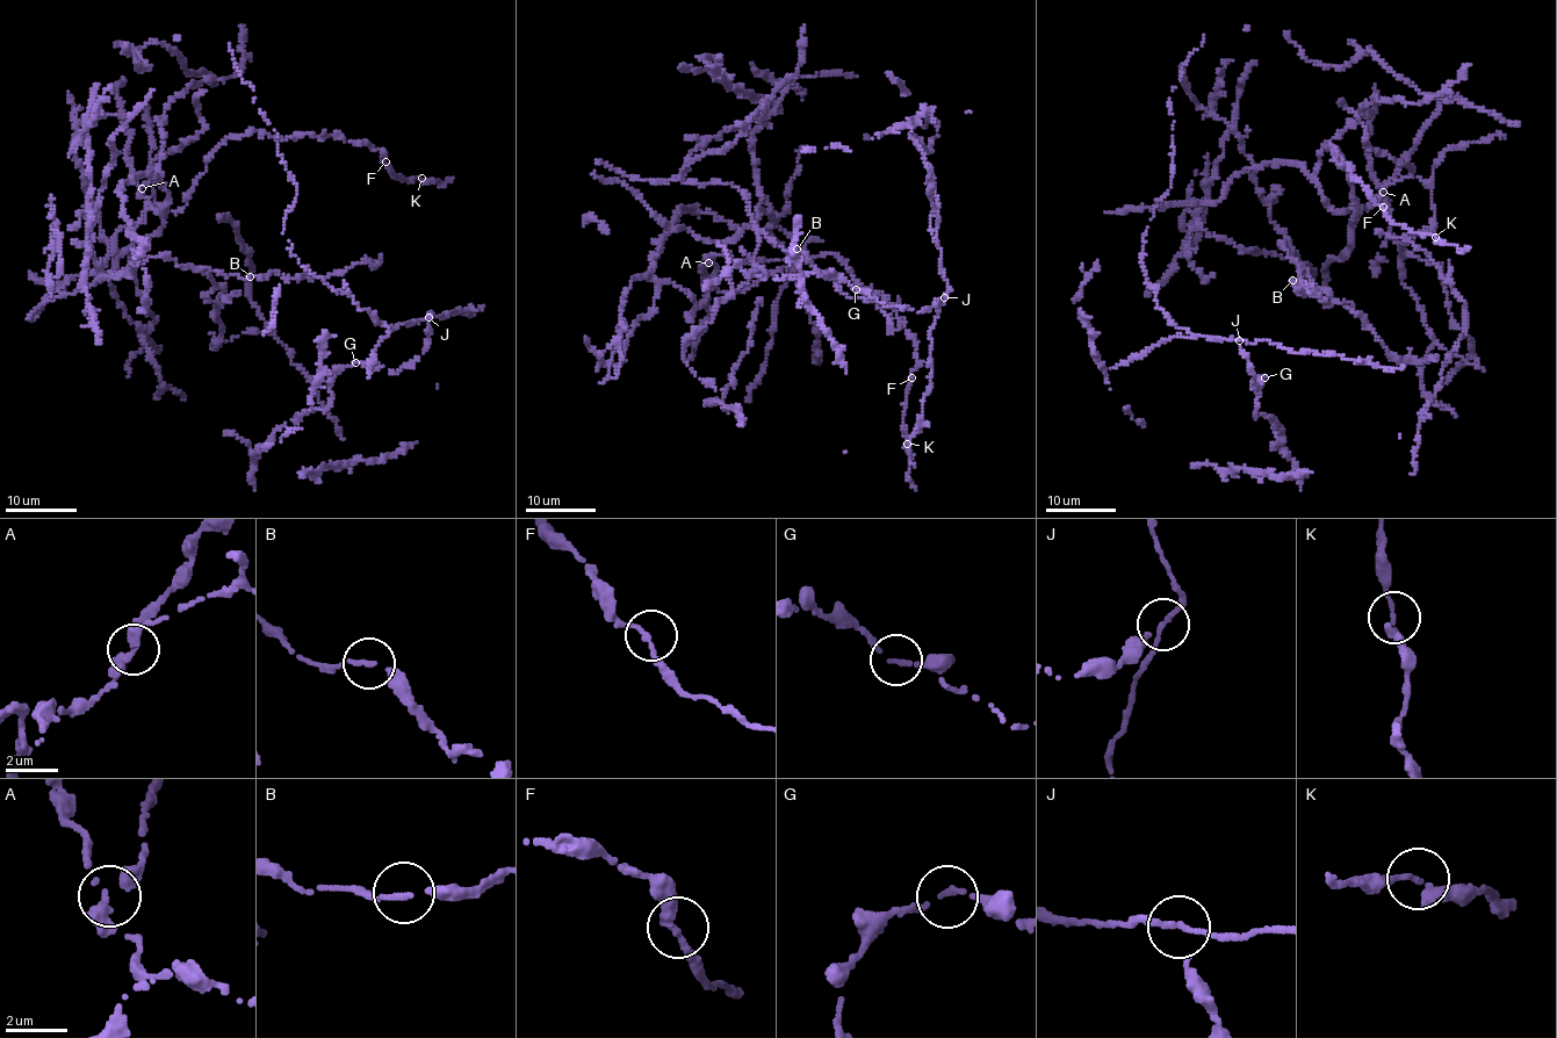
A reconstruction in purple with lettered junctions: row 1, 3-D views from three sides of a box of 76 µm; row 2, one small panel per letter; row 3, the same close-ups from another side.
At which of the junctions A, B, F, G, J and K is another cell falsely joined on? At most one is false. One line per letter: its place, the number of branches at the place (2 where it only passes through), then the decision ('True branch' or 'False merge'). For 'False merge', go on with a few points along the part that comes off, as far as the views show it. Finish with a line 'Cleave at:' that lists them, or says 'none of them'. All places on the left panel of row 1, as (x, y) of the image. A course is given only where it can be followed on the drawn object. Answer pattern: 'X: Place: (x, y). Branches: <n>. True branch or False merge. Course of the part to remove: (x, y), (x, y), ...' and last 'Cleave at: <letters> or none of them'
A: Place: (142, 188). Branches: 3. True branch
B: Place: (250, 276). Branches: 2. True branch
F: Place: (386, 161). Branches: 2. True branch
G: Place: (355, 362). Branches: 2. True branch
J: Place: (429, 317). Branches: 3. False merge. Course of the part to remove: (429, 318), (393, 328), (377, 325), (370, 311), (290, 253), (285, 217), (296, 199), (296, 185), (229, 42)
K: Place: (422, 178). Branches: 3. True branch
Cleave at: J

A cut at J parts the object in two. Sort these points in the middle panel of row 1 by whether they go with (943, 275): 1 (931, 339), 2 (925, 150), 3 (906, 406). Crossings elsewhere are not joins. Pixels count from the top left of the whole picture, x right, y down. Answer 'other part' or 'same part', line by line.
1: same part
2: same part
3: other part

